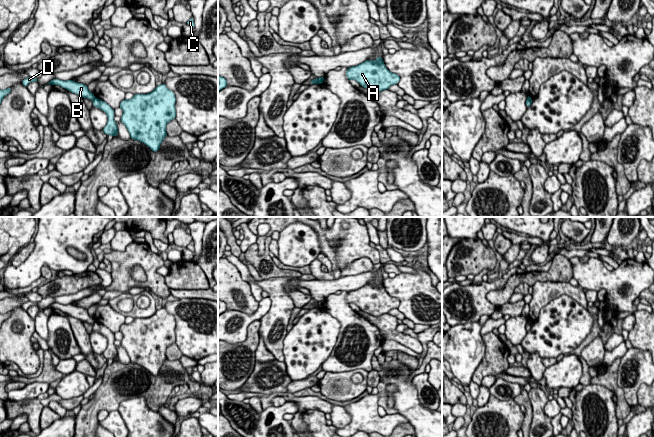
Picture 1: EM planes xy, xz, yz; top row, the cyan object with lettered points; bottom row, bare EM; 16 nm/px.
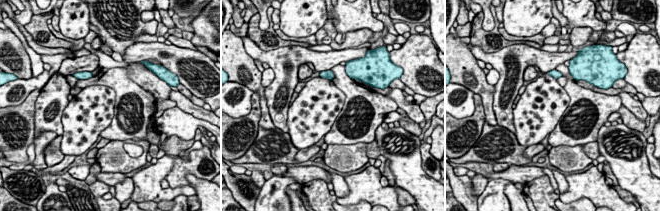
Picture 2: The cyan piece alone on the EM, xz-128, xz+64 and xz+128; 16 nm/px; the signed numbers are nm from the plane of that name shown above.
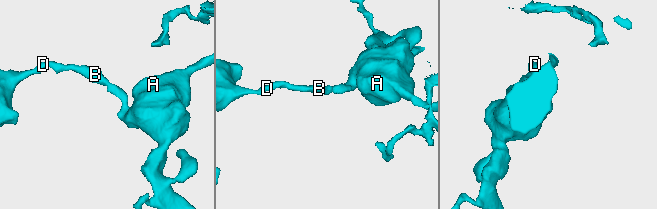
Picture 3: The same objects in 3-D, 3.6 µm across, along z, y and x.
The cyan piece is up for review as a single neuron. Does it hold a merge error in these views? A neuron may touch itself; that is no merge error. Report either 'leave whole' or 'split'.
split

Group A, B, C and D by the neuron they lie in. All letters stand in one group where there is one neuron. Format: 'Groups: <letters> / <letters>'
Groups: A C / B D

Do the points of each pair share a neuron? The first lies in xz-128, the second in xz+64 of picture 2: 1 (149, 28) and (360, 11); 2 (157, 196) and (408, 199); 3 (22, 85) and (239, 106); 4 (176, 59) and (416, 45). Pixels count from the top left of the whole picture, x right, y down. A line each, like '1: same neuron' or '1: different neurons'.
1: same neuron
2: different neurons
3: same neuron
4: same neuron

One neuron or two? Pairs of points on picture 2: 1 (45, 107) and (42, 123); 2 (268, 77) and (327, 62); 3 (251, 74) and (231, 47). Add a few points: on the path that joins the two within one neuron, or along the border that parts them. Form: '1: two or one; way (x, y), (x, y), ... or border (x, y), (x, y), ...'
1: one; way (44, 111), (44, 119)
2: two; border (270, 67), (274, 73), (274, 79), (266, 87)
3: one; way (244, 67), (231, 54)

